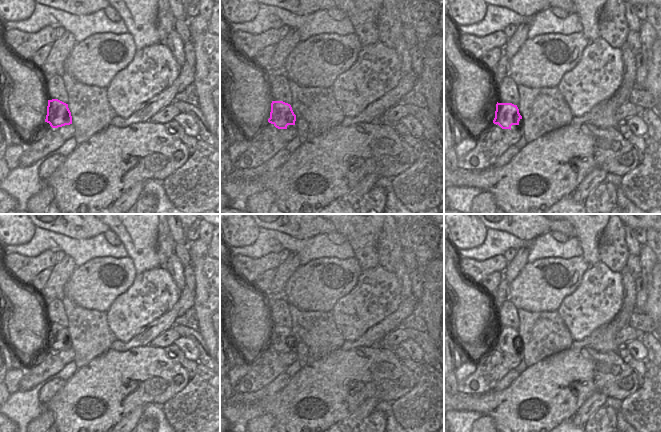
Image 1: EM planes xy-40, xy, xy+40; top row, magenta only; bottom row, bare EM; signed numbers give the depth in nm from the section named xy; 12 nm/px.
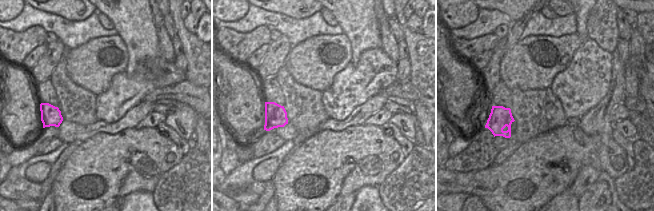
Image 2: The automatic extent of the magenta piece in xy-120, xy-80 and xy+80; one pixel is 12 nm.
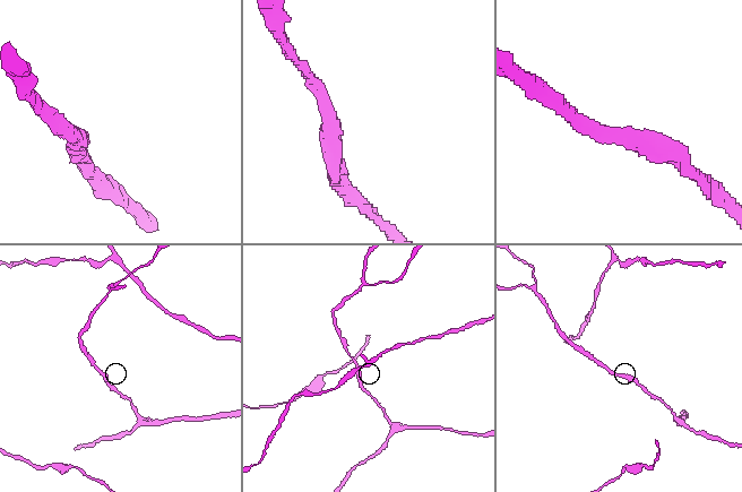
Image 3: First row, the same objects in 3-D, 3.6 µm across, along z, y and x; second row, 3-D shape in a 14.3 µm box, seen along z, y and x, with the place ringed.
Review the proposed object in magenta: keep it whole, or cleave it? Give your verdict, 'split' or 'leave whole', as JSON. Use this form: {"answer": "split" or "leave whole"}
{"answer": "leave whole"}

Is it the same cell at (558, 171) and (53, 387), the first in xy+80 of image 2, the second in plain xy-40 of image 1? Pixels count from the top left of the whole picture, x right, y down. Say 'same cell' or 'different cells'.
different cells

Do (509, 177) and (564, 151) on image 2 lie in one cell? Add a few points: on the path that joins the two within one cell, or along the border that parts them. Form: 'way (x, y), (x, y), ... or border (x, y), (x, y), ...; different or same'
way (523, 177), (530, 177), (550, 159); same

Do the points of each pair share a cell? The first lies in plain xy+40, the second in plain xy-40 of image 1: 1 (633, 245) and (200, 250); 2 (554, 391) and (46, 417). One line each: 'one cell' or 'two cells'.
1: two cells
2: two cells

